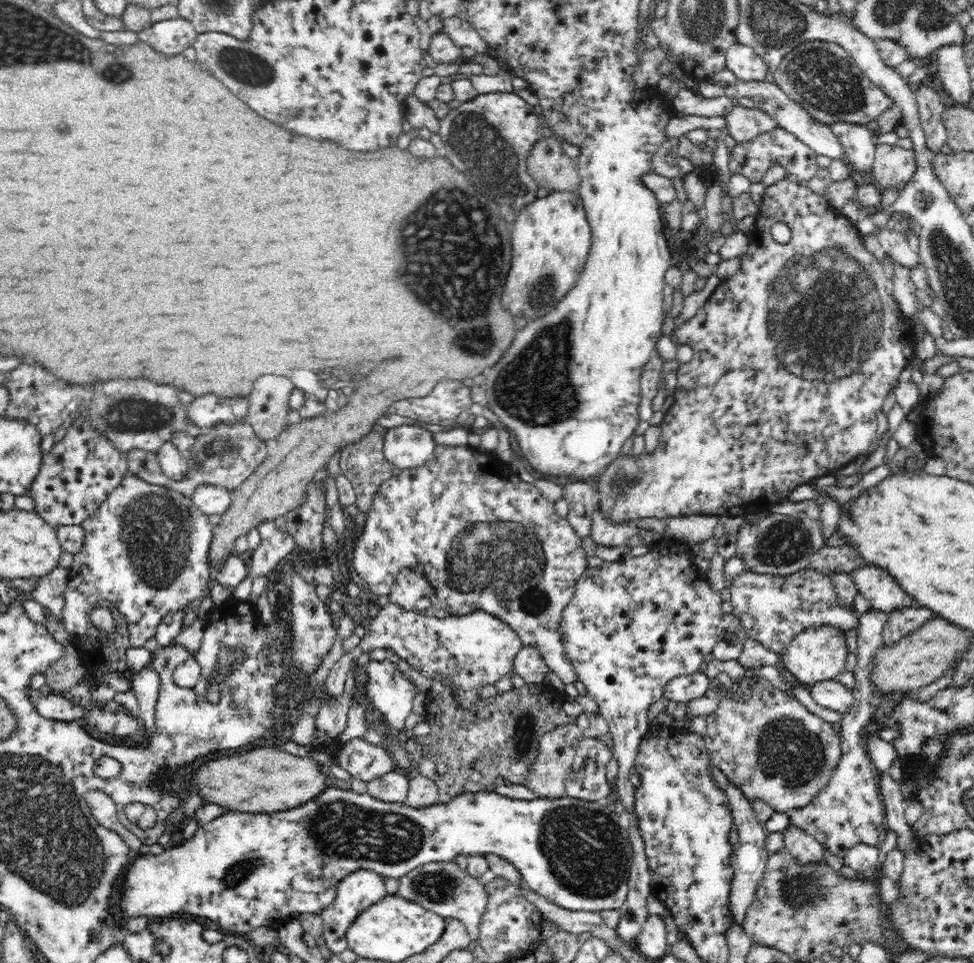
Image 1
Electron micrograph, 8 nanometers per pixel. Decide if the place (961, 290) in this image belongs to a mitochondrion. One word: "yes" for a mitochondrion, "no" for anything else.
yes

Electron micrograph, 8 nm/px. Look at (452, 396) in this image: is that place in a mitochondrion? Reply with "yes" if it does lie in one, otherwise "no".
no

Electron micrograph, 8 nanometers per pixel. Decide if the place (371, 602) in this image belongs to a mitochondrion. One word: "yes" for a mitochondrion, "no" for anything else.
no

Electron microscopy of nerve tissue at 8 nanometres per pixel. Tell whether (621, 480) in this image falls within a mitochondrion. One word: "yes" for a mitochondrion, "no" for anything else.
yes

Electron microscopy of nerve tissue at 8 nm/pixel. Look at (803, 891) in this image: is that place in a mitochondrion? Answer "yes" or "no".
yes

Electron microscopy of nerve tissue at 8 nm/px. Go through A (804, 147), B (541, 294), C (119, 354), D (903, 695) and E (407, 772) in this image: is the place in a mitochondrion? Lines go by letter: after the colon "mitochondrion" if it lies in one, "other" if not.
A: other
B: mitochondrion
C: other
D: other
E: other

